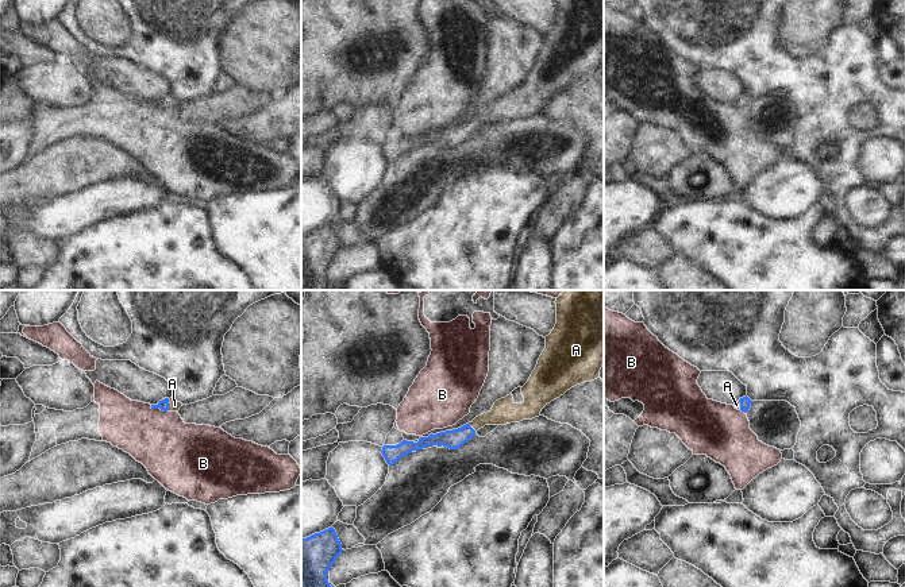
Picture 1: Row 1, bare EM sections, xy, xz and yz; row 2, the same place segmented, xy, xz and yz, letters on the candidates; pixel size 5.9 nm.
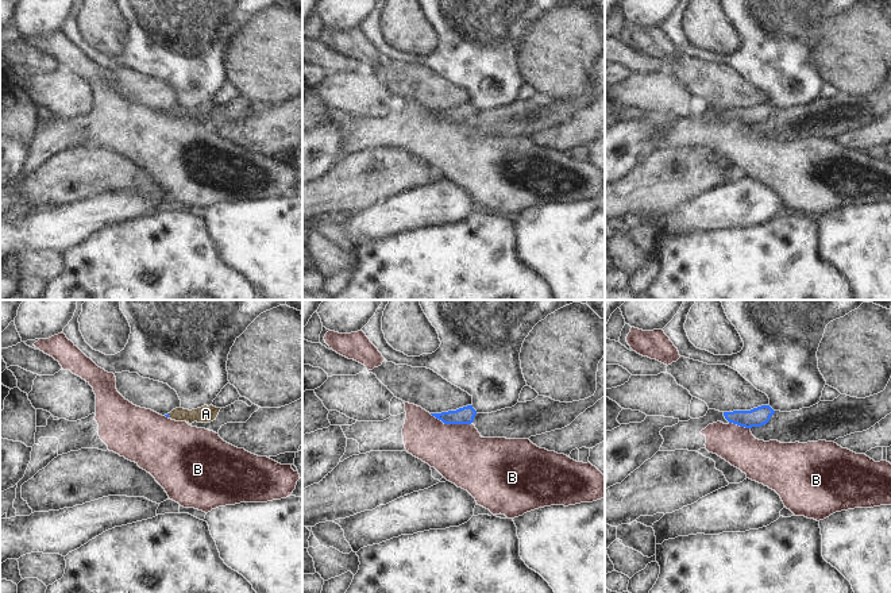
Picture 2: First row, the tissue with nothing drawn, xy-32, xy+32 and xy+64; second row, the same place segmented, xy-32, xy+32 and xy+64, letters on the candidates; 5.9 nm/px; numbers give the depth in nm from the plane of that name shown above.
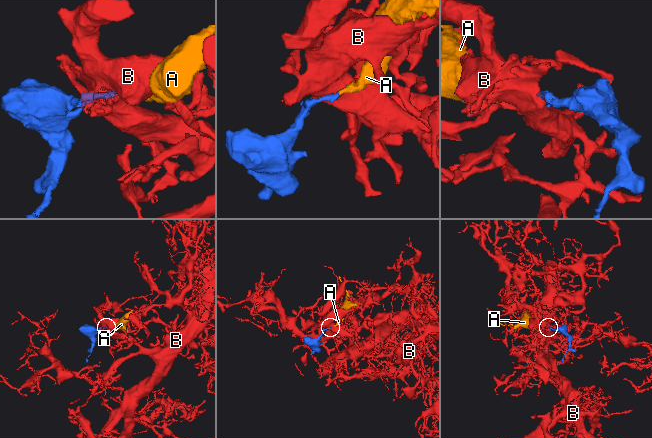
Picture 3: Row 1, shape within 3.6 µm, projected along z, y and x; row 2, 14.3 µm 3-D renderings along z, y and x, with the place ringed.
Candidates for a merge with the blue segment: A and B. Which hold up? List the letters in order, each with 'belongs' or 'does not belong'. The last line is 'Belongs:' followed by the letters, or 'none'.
A: belongs
B: does not belong
Belongs: A

